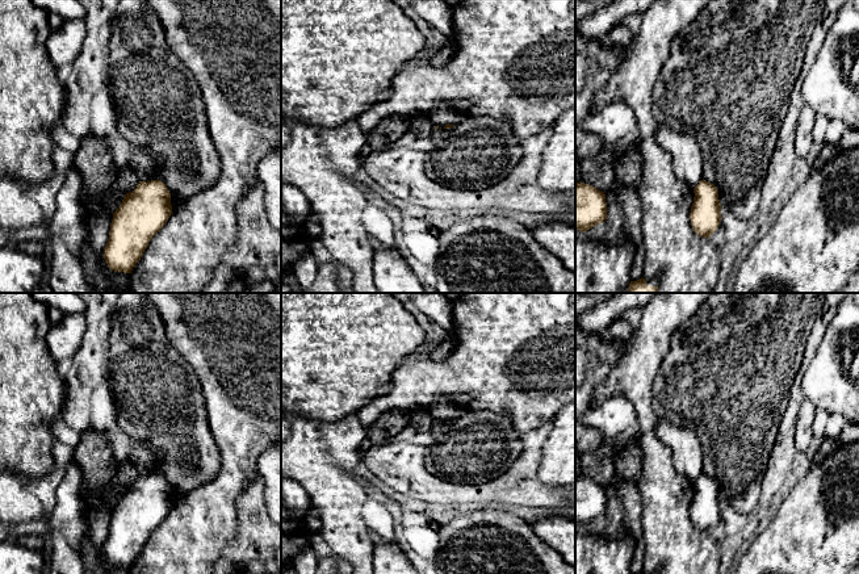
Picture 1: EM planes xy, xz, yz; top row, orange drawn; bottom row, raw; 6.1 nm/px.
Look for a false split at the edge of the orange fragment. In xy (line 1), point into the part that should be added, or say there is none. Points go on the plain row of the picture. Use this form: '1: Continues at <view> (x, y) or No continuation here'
1: No continuation here

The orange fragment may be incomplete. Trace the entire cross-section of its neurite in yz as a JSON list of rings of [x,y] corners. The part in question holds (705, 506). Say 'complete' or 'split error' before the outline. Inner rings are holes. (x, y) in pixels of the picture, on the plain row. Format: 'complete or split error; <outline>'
complete; [[[704,473],[694,482],[694,498],[690,515],[694,525],[708,532],[718,523],[721,515],[721,499],[717,482]]]

